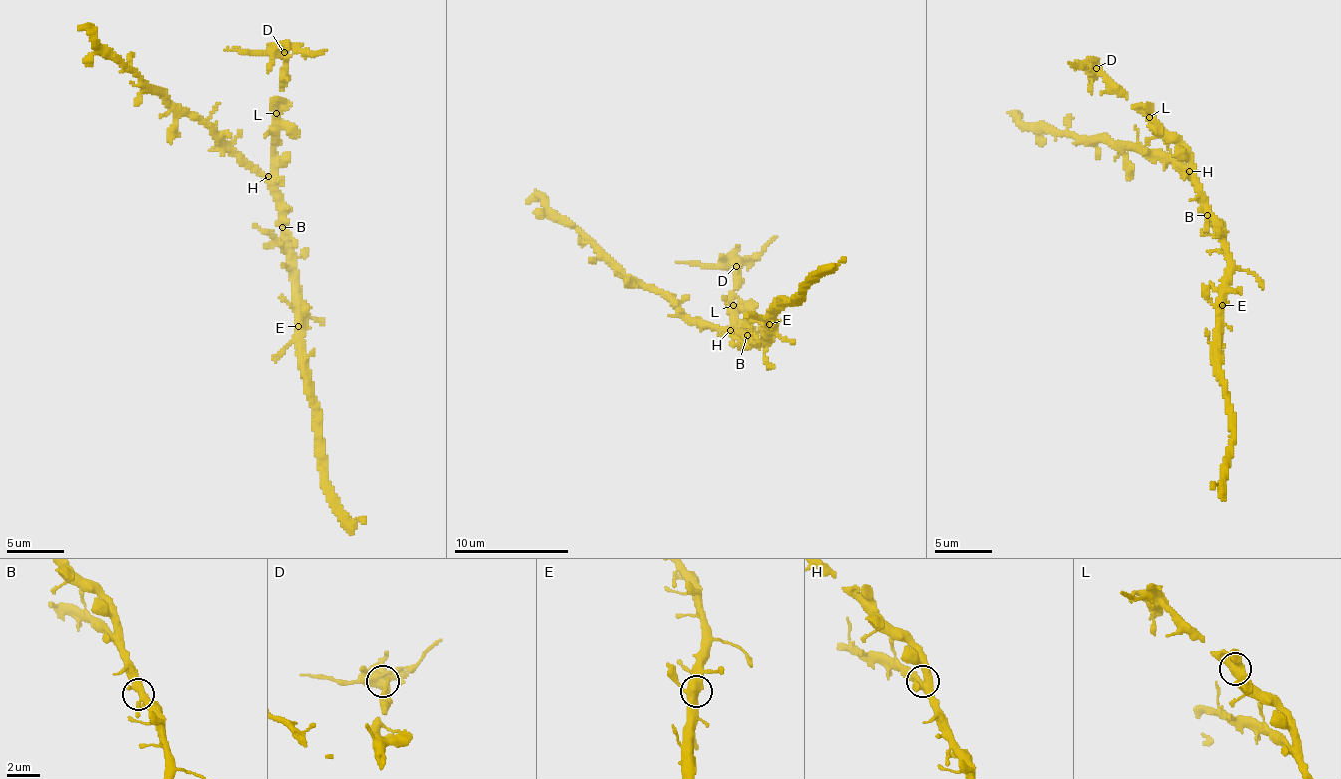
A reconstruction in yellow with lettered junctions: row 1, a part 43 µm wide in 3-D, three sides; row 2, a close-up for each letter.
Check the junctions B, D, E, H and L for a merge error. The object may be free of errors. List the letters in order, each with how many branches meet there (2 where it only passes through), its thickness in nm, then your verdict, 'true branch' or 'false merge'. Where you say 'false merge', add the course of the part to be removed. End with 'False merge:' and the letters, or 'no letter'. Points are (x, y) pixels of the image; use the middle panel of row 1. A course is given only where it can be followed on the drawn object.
B: 3 branches meet; 400 nm thick; true branch
D: 3 branches meet; 550 nm thick; false merge; foreign part runs (736, 265), (676, 262)
E: 3 branches meet; 480 nm thick; true branch
H: 4 branches meet; 440 nm thick; true branch
L: 3 branches meet; 480 nm thick; true branch
False merge: D

